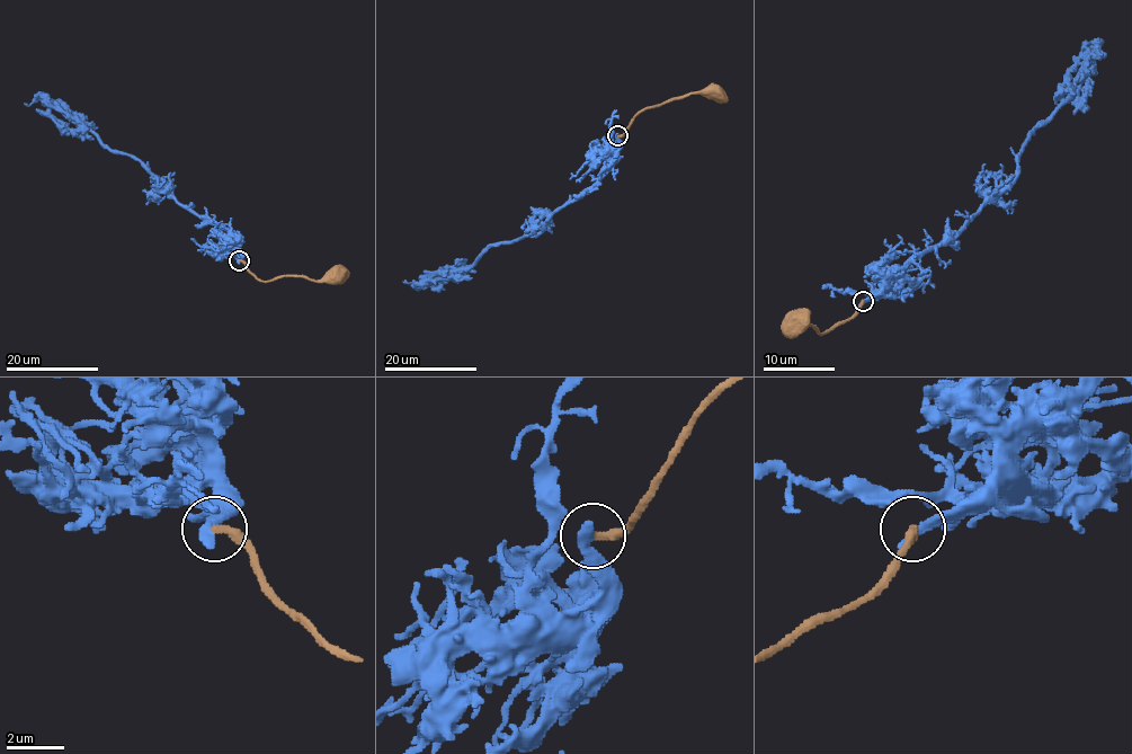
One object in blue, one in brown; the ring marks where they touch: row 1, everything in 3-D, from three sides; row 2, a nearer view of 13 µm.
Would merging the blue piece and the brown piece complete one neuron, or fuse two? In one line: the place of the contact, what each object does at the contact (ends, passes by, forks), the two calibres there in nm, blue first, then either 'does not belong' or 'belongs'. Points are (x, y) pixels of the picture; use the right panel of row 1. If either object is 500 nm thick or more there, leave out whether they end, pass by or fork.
(863, 301) | blue ends | brown ends | 480/320 nm | does not belong

